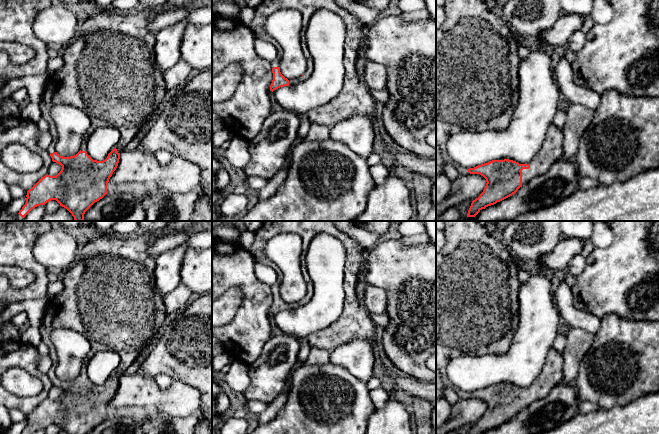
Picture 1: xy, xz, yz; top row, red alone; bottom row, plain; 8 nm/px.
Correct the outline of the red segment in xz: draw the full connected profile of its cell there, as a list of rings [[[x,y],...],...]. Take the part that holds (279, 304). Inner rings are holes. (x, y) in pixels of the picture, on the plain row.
[[[263,221],[255,233],[254,242],[248,252],[255,260],[270,267],[276,273],[276,282],[271,286],[273,304],[270,314],[295,309],[308,303],[314,292],[313,281],[307,271],[306,255],[312,239],[321,233],[330,234],[340,240],[346,251],[344,274],[345,301],[341,316],[328,327],[316,331],[306,337],[312,347],[325,349],[329,352],[336,347],[355,339],[367,339],[375,347],[375,329],[370,313],[362,308],[356,293],[358,276],[364,266],[364,249],[349,235],[339,230],[333,221]],[[280,233],[295,233],[302,238],[302,273],[307,282],[305,297],[295,303],[287,303],[280,296],[282,272],[279,267],[268,259],[264,252],[266,242]]]

